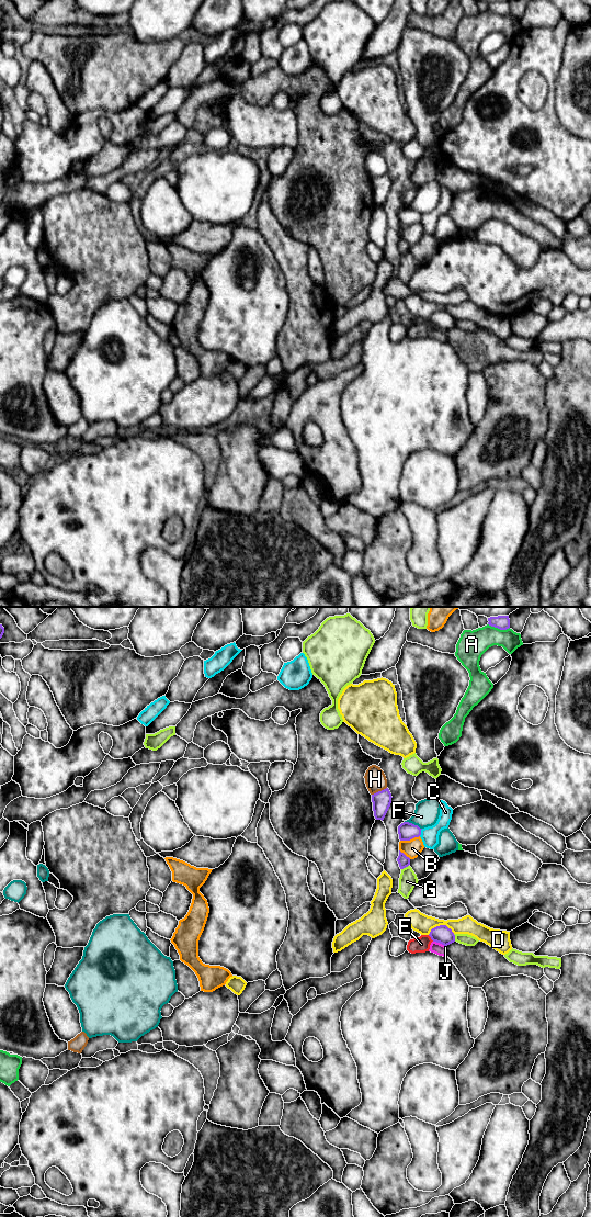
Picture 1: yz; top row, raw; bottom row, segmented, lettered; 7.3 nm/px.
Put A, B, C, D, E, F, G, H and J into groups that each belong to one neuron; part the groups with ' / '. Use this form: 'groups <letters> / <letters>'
groups A / B / C / D / E J / F / G / H

